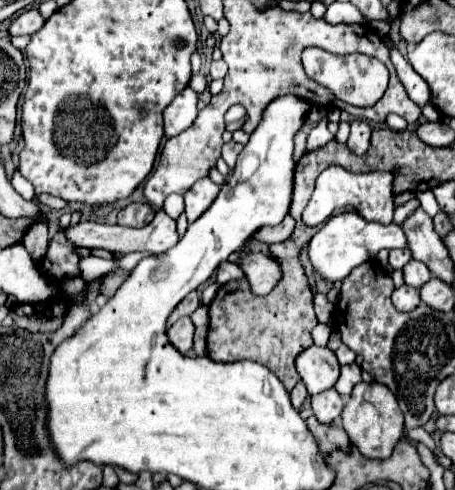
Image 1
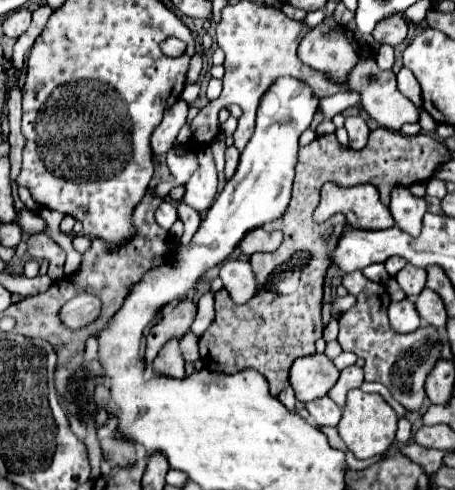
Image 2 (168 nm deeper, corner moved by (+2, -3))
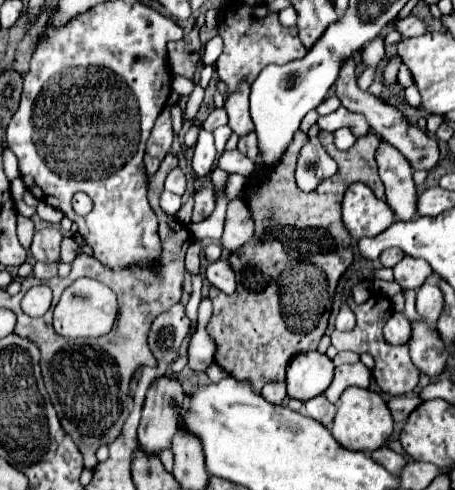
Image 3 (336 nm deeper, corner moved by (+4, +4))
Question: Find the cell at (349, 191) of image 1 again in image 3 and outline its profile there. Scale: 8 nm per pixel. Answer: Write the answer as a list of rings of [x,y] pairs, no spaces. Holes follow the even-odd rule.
[[[355,182],[347,188],[343,198],[343,222],[355,240],[359,236],[377,236],[387,230],[393,220],[395,214],[391,208],[379,200],[367,184]]]

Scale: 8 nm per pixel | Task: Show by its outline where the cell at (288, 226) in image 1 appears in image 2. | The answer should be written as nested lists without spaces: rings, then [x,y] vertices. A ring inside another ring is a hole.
[[[257,229],[257,231],[251,231],[249,235],[245,235],[245,239],[241,239],[241,245],[237,245],[237,247],[245,255],[253,255],[257,251],[271,253],[281,245],[281,241],[283,241],[283,235],[279,231],[267,233],[263,229]]]

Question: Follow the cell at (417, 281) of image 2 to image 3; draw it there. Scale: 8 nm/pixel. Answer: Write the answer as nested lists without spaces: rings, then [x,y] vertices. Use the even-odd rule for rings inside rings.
[[[405,256],[395,268],[395,280],[399,282],[401,288],[411,288],[411,290],[417,290],[425,280],[427,276],[431,276],[431,266],[421,260],[421,258],[409,258]]]

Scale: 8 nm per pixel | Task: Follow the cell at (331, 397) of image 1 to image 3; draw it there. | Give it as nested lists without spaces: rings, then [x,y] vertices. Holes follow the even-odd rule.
[[[323,394],[321,396],[315,396],[315,398],[311,398],[311,400],[305,402],[305,414],[311,416],[313,420],[325,424],[325,426],[333,422],[335,412],[337,412],[337,408]]]

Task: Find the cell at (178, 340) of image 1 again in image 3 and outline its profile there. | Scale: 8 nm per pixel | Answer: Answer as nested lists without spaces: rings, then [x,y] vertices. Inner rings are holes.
[[[157,376],[149,386],[139,424],[139,444],[145,454],[159,454],[171,448],[171,440],[177,432],[175,412],[171,412],[171,400],[183,400],[183,384],[177,376]]]

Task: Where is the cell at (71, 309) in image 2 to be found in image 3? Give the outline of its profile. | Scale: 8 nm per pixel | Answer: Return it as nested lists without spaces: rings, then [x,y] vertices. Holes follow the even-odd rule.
[[[79,278],[61,294],[61,300],[53,310],[53,328],[57,334],[67,338],[89,338],[89,336],[97,338],[111,330],[115,314],[117,314],[117,298],[113,290],[97,280]]]

